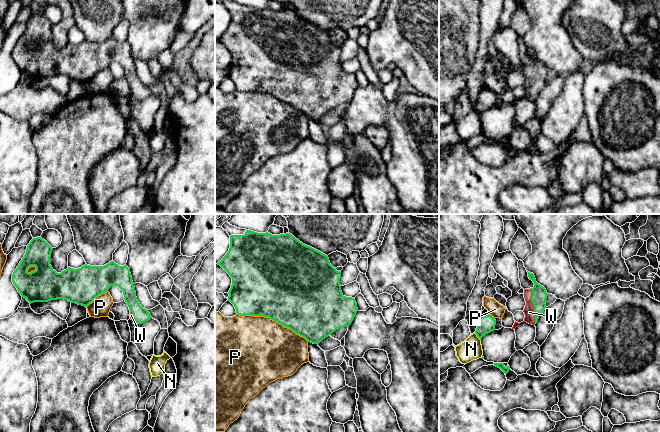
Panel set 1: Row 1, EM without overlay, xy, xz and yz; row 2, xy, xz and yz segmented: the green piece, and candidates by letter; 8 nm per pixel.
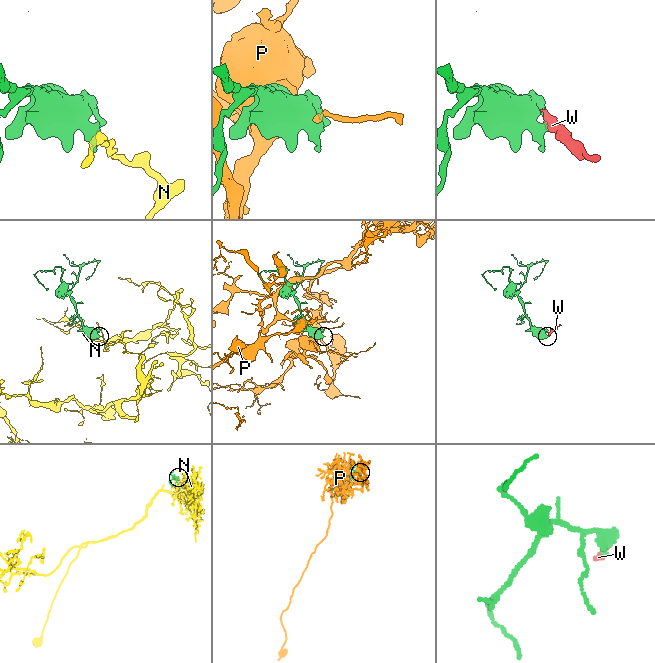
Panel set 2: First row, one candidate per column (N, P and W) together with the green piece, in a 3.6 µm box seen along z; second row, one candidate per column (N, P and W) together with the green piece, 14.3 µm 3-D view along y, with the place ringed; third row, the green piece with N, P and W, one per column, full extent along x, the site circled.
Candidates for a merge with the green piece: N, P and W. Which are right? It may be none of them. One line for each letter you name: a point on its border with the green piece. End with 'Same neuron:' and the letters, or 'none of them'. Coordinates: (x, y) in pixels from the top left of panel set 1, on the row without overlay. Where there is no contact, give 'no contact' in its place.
W: yz (534, 82)
Same neuron: W

